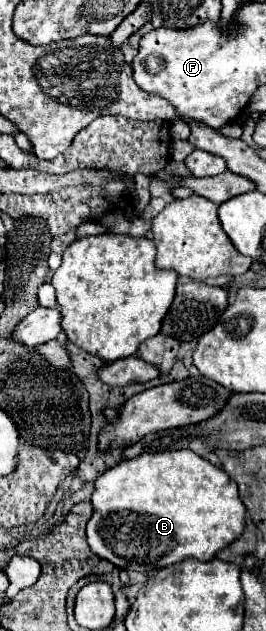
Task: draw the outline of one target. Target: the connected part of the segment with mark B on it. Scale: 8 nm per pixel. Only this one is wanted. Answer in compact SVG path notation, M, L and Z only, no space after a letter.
M191 450L141 454L131 460L121 460L95 480L91 504L93 516L87 522L87 542L91 552L115 566L125 566L127 570L137 572L161 570L183 562L185 558L207 562L243 532L245 518L245 506L237 494L237 484L225 470L197 454L191 454Z

